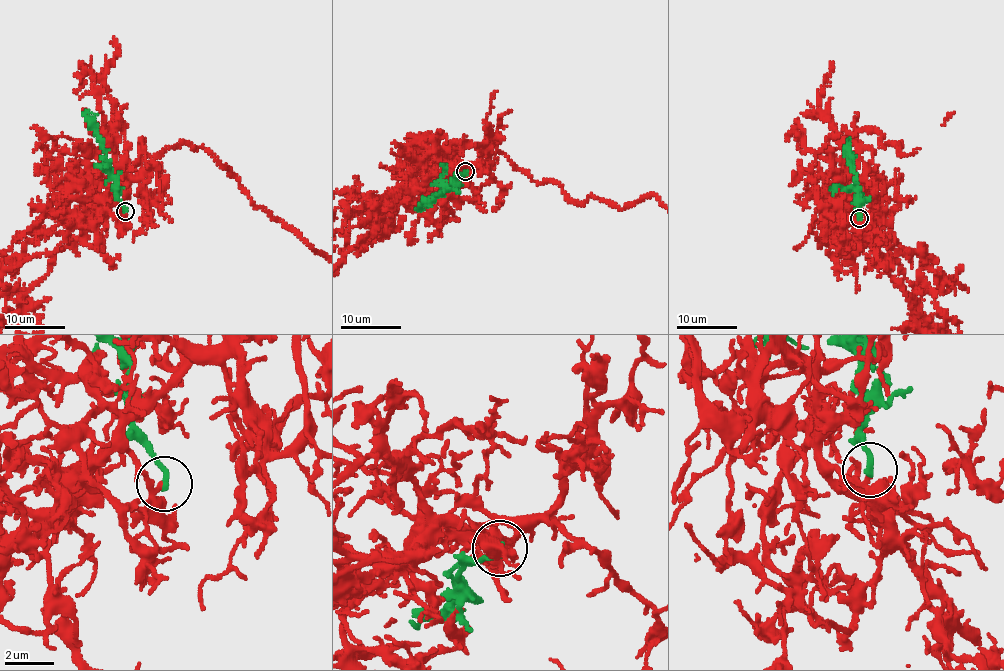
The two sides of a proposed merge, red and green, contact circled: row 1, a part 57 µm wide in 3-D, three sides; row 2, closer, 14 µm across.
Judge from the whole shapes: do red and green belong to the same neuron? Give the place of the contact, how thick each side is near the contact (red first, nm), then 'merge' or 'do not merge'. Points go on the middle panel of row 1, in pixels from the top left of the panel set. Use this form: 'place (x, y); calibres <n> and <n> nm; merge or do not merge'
place (465, 171); calibres 240 and 240 nm; do not merge

